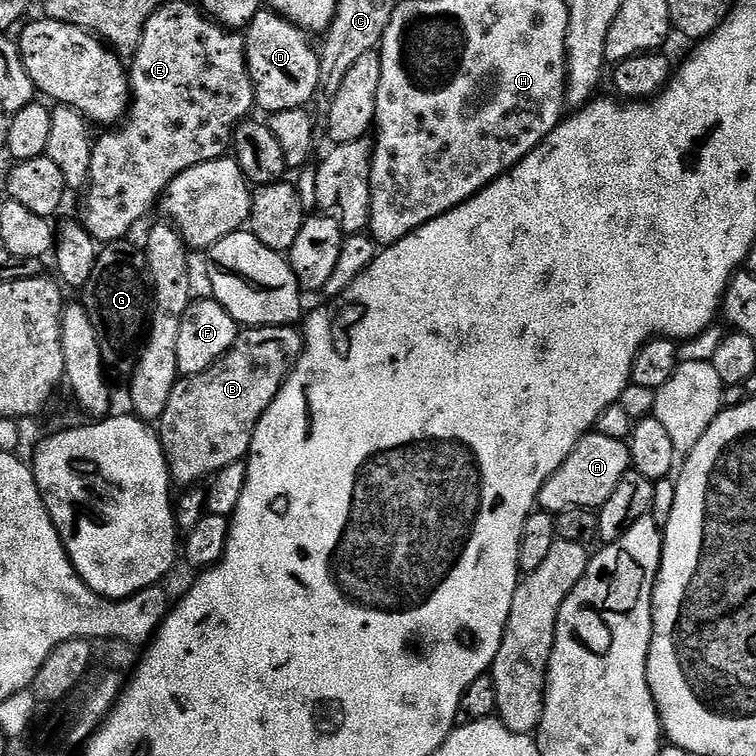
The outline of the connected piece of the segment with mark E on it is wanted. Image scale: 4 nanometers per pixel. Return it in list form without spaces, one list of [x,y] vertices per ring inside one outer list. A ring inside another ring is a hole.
[[[161,3],[160,8],[148,19],[142,34],[142,42],[138,46],[135,56],[130,60],[130,111],[126,119],[115,130],[108,130],[104,137],[97,139],[92,145],[92,157],[90,158],[90,174],[86,185],[88,192],[88,209],[84,212],[82,223],[86,231],[95,236],[101,245],[107,246],[123,241],[124,236],[139,220],[144,220],[160,203],[160,197],[186,170],[198,166],[202,162],[221,159],[224,152],[233,147],[236,129],[253,115],[256,102],[256,88],[252,85],[252,72],[248,68],[248,49],[244,47],[244,37],[239,31],[229,30],[217,24],[209,18],[195,3],[192,4],[168,4]]]

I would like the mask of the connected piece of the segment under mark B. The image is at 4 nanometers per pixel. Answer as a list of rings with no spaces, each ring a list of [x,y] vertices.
[[[285,326],[283,328],[244,328],[237,335],[234,346],[228,353],[222,357],[214,366],[210,366],[202,374],[197,376],[185,376],[177,379],[174,390],[170,394],[170,402],[166,402],[166,410],[161,414],[158,421],[158,435],[160,437],[160,445],[164,451],[164,457],[168,463],[168,474],[172,477],[172,483],[176,486],[196,486],[209,476],[215,477],[221,473],[224,468],[228,468],[232,464],[237,464],[247,457],[248,451],[252,448],[252,431],[258,426],[258,422],[262,418],[262,414],[266,414],[266,410],[274,402],[274,398],[280,393],[280,388],[288,380],[288,375],[295,368],[300,356],[304,352],[303,335],[295,327]]]

